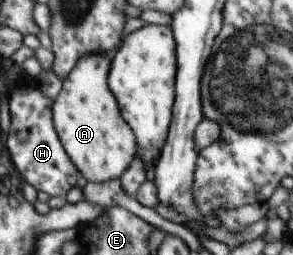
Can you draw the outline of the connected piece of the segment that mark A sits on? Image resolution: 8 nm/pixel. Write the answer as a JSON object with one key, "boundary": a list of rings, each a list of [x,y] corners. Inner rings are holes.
{"boundary":[[[102,52],[85,55],[63,80],[63,90],[53,103],[55,126],[65,150],[88,181],[121,179],[138,156],[137,135],[122,117],[109,84],[112,69],[112,55]]]}

